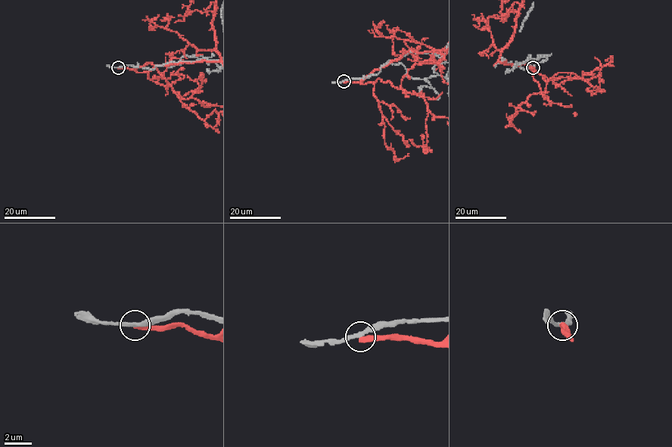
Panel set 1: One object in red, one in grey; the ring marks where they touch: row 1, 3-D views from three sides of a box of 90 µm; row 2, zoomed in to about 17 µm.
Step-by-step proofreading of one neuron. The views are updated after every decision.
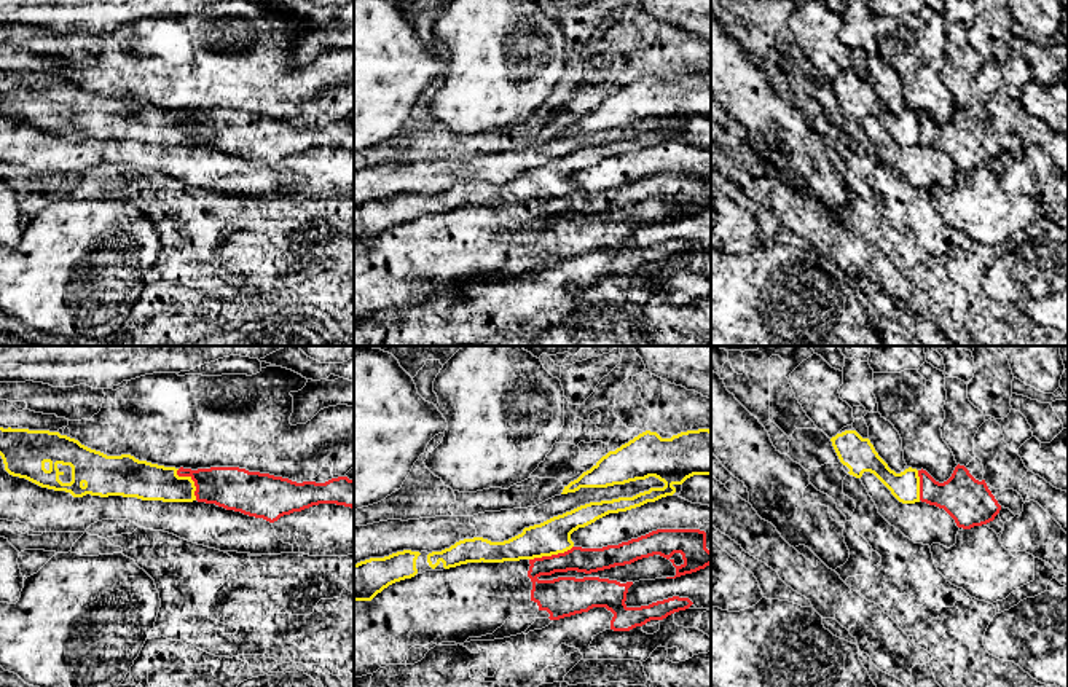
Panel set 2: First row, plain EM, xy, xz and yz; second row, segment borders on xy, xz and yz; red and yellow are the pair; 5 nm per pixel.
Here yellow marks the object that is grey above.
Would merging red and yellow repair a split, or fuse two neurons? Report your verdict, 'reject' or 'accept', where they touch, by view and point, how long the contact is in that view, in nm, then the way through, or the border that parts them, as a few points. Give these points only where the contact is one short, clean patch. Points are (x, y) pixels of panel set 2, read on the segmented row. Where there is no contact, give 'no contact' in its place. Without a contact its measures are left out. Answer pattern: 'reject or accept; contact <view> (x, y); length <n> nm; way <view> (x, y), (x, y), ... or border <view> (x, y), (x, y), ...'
reject; contact xz (552, 555); length 240 nm; border xz (573, 545), (563, 552), (530, 560)

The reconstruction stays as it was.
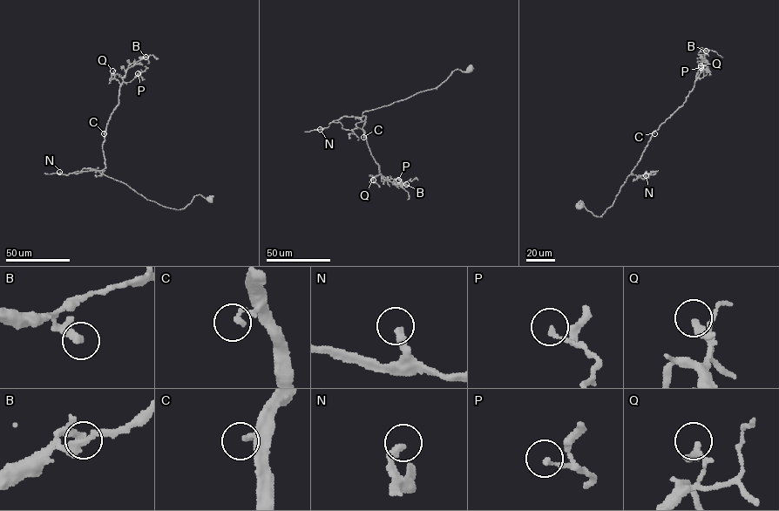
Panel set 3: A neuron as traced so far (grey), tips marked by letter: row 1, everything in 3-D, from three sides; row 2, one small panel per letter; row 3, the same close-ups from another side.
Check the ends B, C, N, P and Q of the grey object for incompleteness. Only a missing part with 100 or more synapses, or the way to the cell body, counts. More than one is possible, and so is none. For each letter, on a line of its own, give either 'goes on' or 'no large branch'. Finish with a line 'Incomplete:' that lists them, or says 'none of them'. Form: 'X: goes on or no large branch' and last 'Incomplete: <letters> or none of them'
B: no large branch
C: no large branch
N: goes on
P: no large branch
Q: no large branch
Incomplete: N

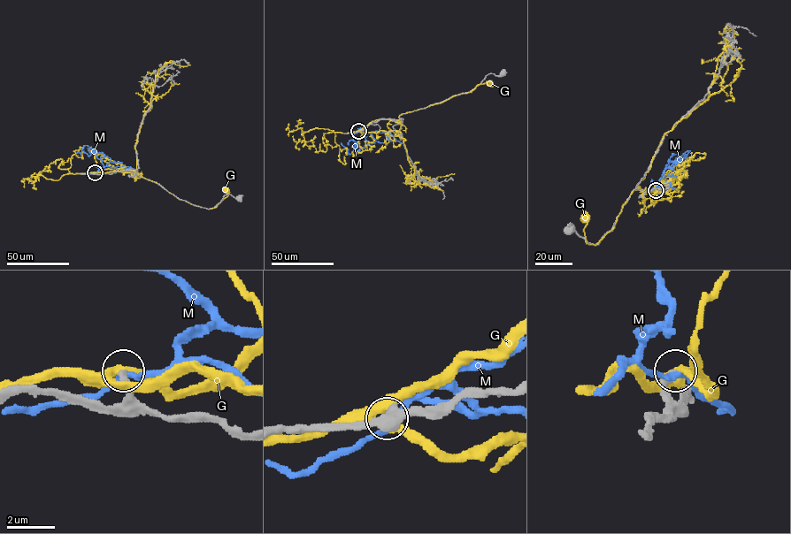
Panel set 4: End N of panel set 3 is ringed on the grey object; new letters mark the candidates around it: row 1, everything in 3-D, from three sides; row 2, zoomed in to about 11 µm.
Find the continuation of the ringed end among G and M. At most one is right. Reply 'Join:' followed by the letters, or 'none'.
Join: none

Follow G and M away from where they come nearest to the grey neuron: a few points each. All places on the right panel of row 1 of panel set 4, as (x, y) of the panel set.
G: (655, 192), (638, 186), (633, 190), (614, 226), (596, 245), (586, 241), (587, 222), (584, 217)
M: (656, 191), (653, 190), (667, 164), (690, 151), (680, 163), (672, 163)

